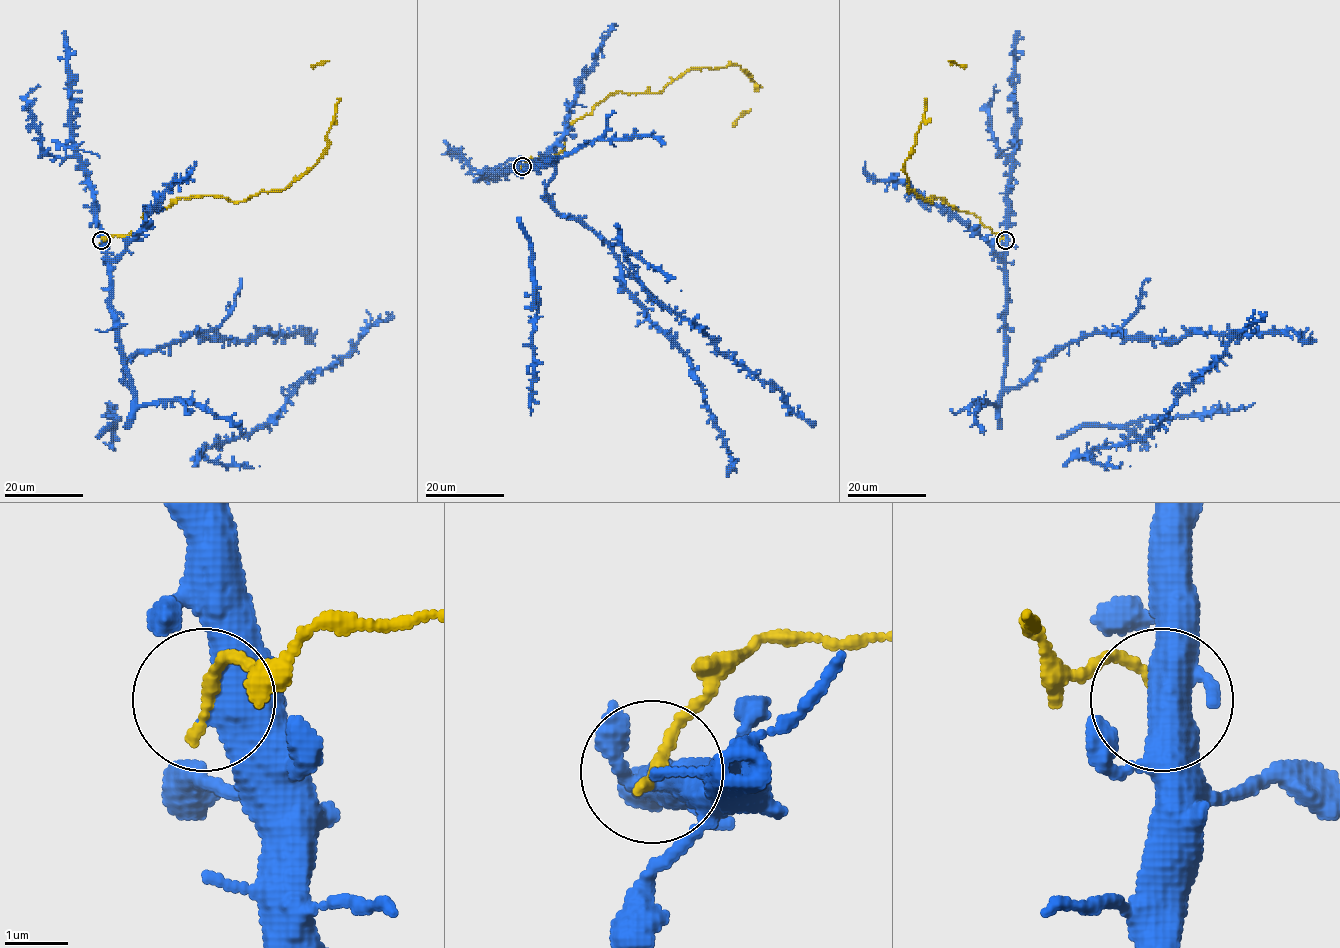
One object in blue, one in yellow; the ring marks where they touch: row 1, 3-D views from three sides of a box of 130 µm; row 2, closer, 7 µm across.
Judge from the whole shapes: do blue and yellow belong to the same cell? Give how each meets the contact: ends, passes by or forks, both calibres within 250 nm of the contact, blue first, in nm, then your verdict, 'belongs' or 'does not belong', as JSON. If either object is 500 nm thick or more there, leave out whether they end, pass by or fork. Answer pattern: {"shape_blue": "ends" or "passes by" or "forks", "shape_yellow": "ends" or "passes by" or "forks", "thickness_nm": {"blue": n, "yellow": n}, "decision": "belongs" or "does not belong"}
{"shape_blue": "passes by", "shape_yellow": "ends", "thickness_nm": {"blue": 420, "yellow": 200}, "decision": "does not belong"}

